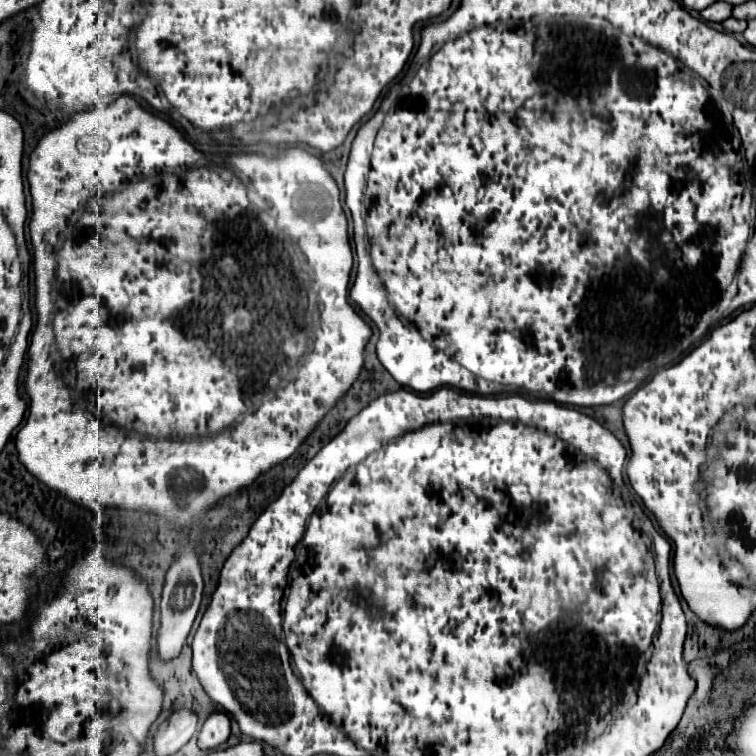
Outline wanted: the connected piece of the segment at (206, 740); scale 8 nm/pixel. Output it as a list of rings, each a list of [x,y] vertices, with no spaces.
[[[211,713],[205,719],[205,723],[203,723],[201,731],[199,731],[197,745],[199,745],[199,749],[205,749],[205,751],[215,749],[215,747],[219,747],[221,743],[227,741],[229,733],[231,733],[229,715],[227,713]]]

